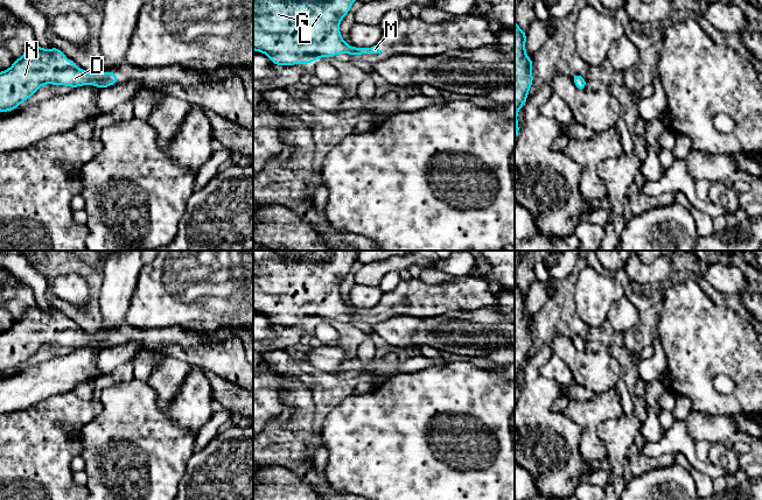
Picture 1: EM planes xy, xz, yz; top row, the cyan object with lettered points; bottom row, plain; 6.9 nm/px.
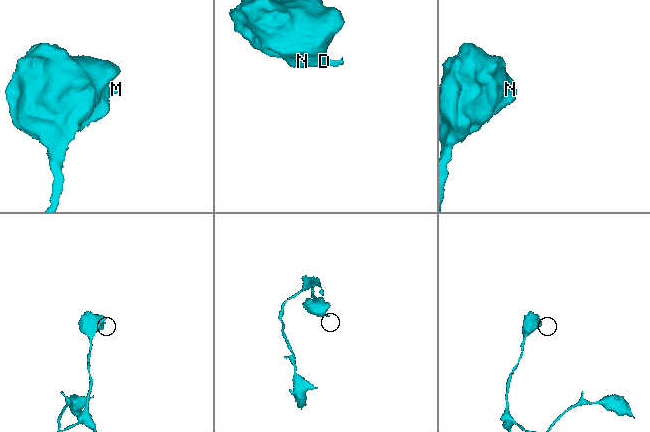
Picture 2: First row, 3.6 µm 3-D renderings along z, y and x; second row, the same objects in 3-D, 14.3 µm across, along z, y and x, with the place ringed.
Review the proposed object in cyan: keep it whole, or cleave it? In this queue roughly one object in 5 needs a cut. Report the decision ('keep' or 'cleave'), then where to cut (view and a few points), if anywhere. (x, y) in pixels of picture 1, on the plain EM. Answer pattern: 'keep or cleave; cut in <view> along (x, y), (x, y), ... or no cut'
keep; no cut

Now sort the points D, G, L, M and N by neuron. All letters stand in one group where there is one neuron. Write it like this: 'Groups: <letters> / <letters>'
Groups: D G L M N

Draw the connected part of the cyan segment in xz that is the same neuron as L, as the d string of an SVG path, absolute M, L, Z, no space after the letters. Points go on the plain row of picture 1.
M253 251L253 311L267 316L274 326L314 324L317 319L338 315L380 315L378 305L371 309L350 308L341 297L340 284L357 260L357 251Z

